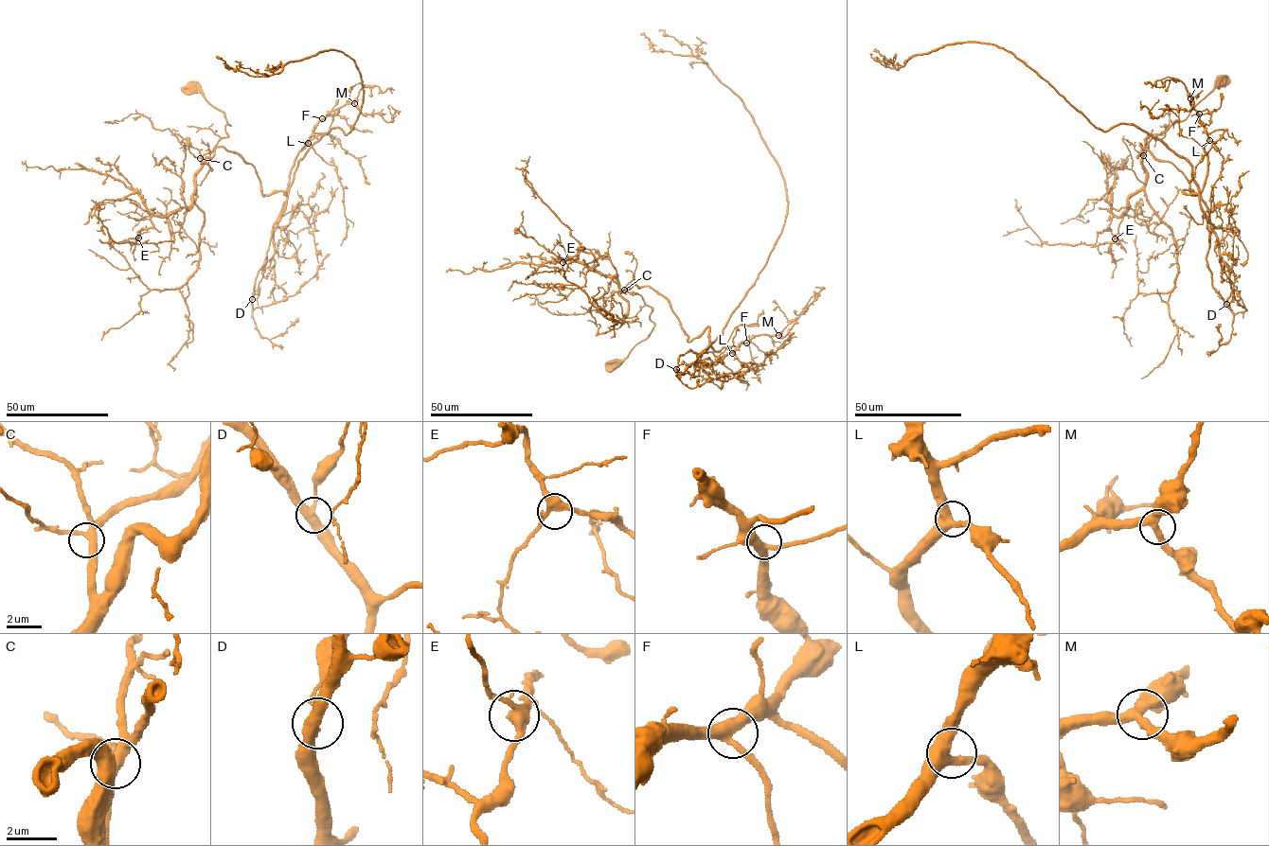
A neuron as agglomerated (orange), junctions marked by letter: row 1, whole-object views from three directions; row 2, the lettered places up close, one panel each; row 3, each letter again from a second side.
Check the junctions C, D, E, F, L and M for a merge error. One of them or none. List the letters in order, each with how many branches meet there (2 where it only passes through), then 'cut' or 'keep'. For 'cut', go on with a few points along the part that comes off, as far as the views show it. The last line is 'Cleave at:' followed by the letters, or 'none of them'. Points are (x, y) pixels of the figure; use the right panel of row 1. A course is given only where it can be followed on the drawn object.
C: branches 3; keep
D: branches 3; cut; course (1226, 304), (1232, 270), (1192, 167), (1162, 142), (1096, 128), (993, 44), (947, 44), (897, 69), (875, 48)
E: branches 3; keep
F: branches 3; keep
L: branches 3; keep
M: branches 3; keep
Cleave at: D

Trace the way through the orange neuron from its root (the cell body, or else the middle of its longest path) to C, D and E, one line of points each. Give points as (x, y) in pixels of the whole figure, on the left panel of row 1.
C: (188, 86), (194, 87), (221, 111), (229, 125), (224, 128), (227, 135), (200, 158)
D: (188, 86), (229, 125), (201, 164), (224, 147), (254, 167), (262, 196), (286, 196), (252, 299)
E: (188, 86), (223, 114), (227, 135), (201, 157), (191, 203), (152, 216), (153, 227), (142, 228), (138, 237)

